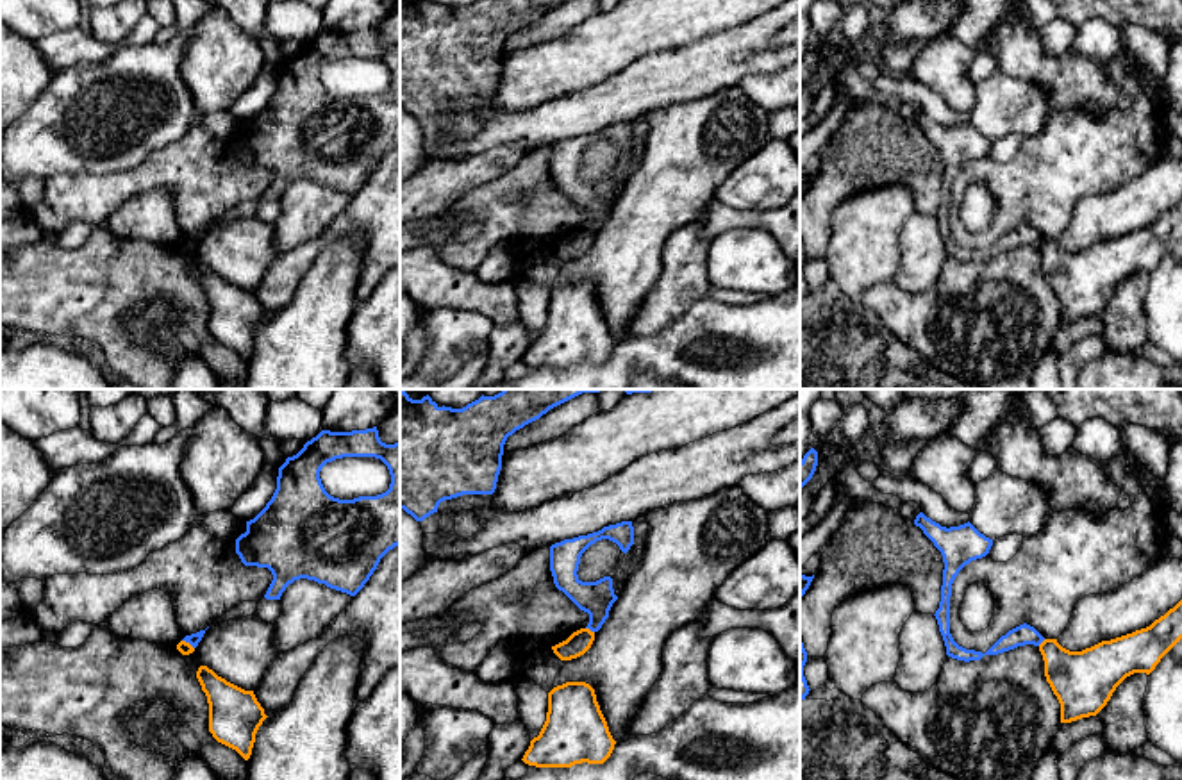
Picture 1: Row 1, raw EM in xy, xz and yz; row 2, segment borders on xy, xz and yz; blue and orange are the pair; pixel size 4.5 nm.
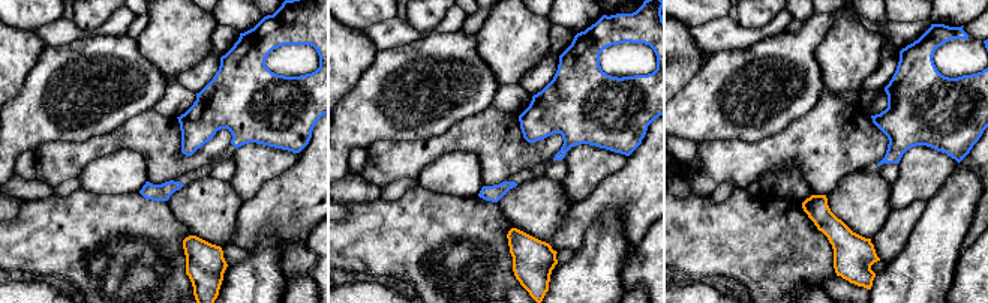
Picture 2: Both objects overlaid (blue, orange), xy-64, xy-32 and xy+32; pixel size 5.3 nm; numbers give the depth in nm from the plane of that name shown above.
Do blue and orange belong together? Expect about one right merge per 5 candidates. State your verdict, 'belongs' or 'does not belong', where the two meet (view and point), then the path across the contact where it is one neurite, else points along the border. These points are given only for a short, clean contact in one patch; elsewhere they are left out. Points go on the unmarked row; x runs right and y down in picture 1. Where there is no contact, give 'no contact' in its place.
does not belong | xz (590, 229) | along xz (586, 227), (593, 232)

